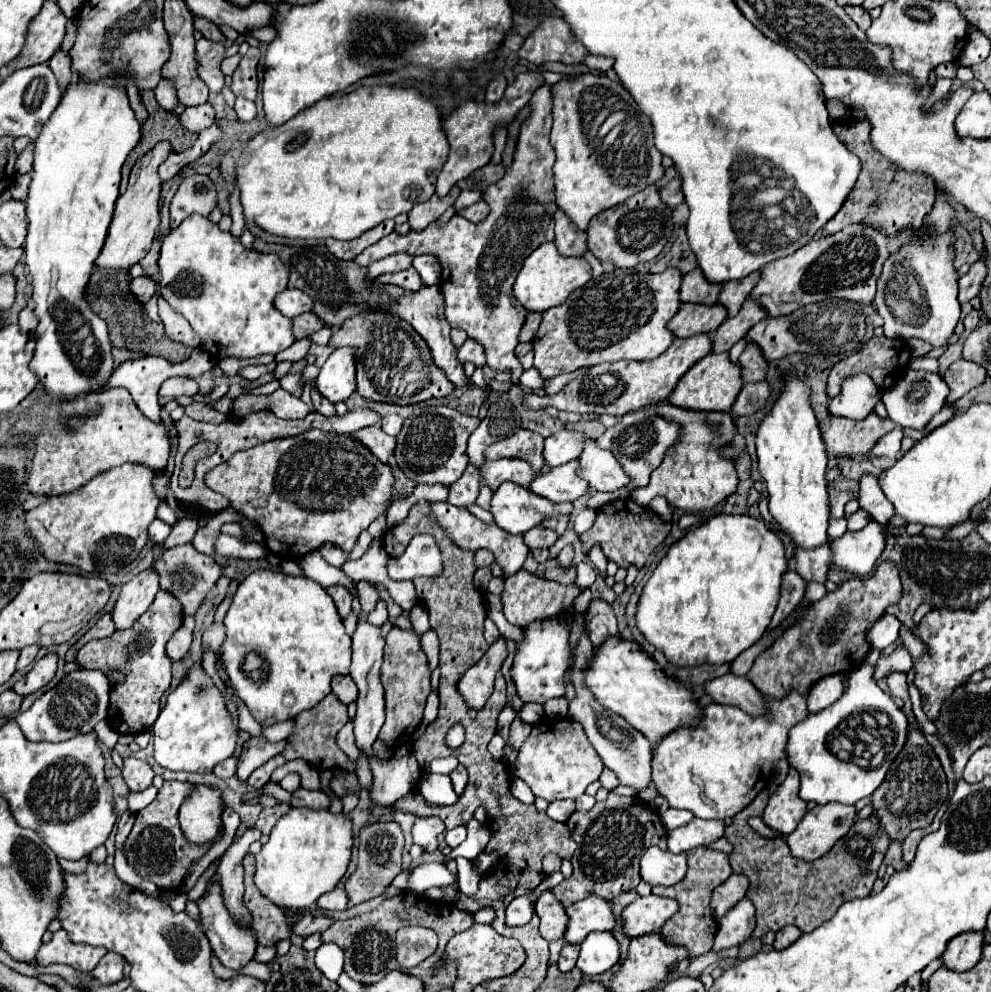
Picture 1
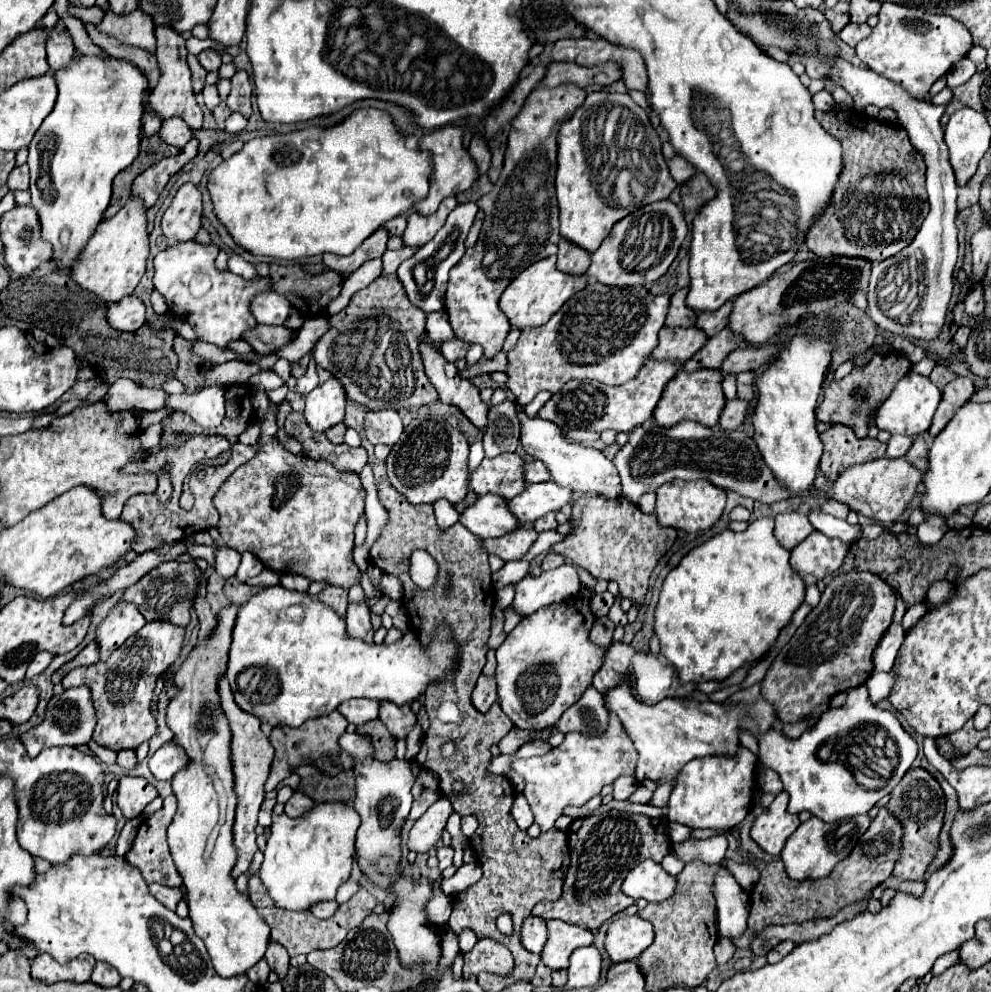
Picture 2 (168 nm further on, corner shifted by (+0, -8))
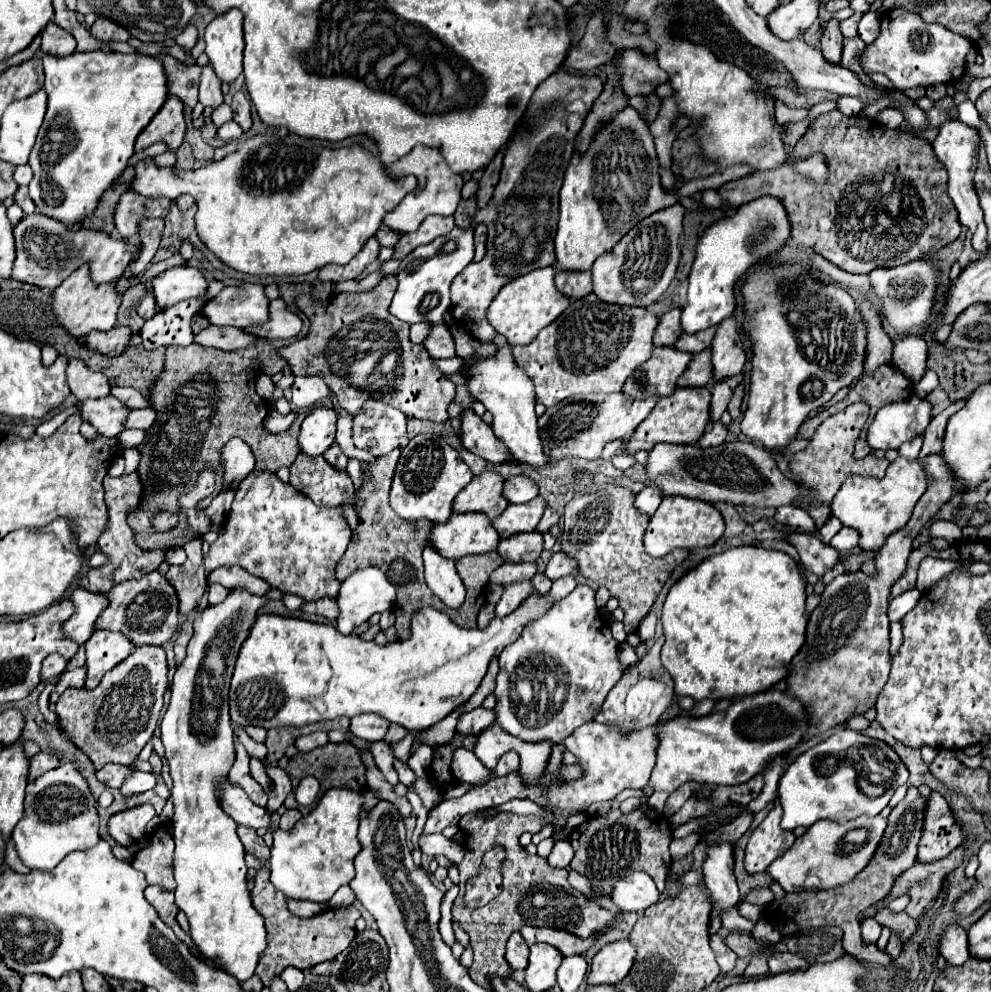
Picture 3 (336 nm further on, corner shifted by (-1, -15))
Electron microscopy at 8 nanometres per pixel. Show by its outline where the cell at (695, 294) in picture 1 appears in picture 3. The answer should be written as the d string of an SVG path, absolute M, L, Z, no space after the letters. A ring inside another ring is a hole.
M672 308L664 316L660 316L660 324L654 336L654 346L672 346L682 336L682 324L680 324L680 308Z

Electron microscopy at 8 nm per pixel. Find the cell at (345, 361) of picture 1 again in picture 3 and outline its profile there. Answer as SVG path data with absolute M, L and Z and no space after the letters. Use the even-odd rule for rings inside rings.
M328 406L314 408L304 418L300 428L300 436L298 436L300 452L308 456L324 454L324 450L334 442L336 420L338 420L338 414L334 408L328 408Z

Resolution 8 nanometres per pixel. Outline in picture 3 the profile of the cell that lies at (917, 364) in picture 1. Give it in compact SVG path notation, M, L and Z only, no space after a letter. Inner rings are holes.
M928 368L926 374L924 374L924 378L916 384L916 394L918 396L928 396L928 392L932 392L936 386L938 386L938 376L936 376L934 370Z

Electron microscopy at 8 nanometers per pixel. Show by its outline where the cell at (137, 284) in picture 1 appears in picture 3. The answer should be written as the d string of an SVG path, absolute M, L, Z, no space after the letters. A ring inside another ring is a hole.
M116 326L108 332L90 332L84 340L90 348L102 352L102 354L110 354L110 356L118 356L124 352L124 348L130 344L130 338L134 336L130 326Z

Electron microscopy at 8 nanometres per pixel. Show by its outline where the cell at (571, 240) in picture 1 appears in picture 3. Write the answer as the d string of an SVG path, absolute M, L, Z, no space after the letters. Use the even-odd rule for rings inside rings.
M558 270L556 288L562 294L566 294L568 298L582 298L592 292L592 274L588 270L584 270L584 272Z

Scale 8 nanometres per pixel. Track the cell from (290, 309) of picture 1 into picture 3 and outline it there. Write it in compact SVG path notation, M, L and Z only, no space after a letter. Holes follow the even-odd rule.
M242 282L240 286L226 286L204 306L202 314L214 326L262 326L268 322L268 302L262 284Z

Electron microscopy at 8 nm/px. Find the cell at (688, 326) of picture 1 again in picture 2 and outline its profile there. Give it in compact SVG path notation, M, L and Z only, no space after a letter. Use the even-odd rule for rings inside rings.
M663 327L659 331L659 345L653 349L651 359L685 363L693 357L707 341L707 335L697 327Z

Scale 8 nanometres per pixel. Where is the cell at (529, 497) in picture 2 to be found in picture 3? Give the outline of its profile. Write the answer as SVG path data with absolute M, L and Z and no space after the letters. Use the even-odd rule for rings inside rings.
M536 496L526 504L510 504L496 520L492 520L492 524L502 538L508 538L520 532L532 532L538 526L546 506L548 504L542 496Z

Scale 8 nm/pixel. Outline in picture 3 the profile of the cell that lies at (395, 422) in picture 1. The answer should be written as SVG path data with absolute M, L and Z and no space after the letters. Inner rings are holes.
M368 400L368 404L364 404L360 408L360 412L354 416L354 444L370 454L374 454L376 458L386 456L388 452L392 452L394 448L400 446L400 438L406 434L406 414L400 412L398 408L392 408L388 404L380 404L376 400Z

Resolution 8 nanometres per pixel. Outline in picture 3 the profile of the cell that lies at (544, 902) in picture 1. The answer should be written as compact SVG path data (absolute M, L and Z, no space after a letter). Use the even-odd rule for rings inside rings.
M514 932L508 940L508 950L506 950L508 964L512 964L514 970L524 970L528 966L528 954L530 954L530 946L524 942L520 932Z

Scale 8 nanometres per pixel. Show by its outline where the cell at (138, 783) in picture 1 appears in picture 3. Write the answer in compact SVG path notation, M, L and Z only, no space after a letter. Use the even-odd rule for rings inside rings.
M140 804L122 812L116 812L110 822L108 822L108 832L112 834L112 838L122 844L128 846L136 840L140 840L146 832L146 824L156 816L154 806L152 804Z

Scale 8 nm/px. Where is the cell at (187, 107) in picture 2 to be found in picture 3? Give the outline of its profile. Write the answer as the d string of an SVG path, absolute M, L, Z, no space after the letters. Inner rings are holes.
M168 94L166 102L162 104L160 112L152 118L152 124L140 132L136 140L136 152L148 148L154 142L166 142L170 150L176 150L186 134L186 120L184 120L184 102L178 96Z

